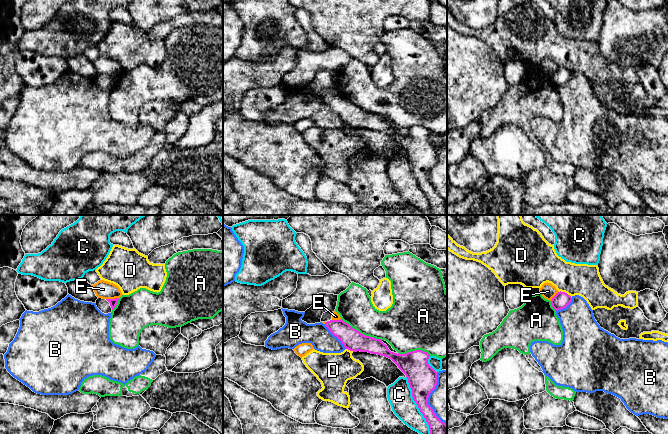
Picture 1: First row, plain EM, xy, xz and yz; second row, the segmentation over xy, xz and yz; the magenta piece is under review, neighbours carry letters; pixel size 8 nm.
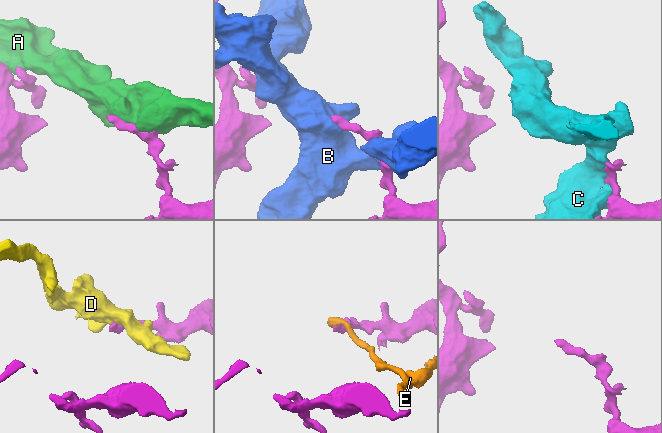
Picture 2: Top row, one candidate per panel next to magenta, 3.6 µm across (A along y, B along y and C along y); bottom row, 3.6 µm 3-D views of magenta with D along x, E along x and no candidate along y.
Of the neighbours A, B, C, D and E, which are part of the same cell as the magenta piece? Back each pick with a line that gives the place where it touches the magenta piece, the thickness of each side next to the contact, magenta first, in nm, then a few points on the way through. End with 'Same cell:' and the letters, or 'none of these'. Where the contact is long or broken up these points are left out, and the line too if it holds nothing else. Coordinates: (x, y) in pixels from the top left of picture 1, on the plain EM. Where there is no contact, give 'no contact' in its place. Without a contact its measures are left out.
Same cell: none of these

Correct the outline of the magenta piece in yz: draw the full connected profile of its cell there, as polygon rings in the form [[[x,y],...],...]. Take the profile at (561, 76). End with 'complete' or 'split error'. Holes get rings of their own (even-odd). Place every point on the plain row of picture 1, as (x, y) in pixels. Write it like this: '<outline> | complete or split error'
[[[558,68],[551,76],[552,83],[558,87],[566,84],[572,77],[572,73],[565,68]]] | complete

